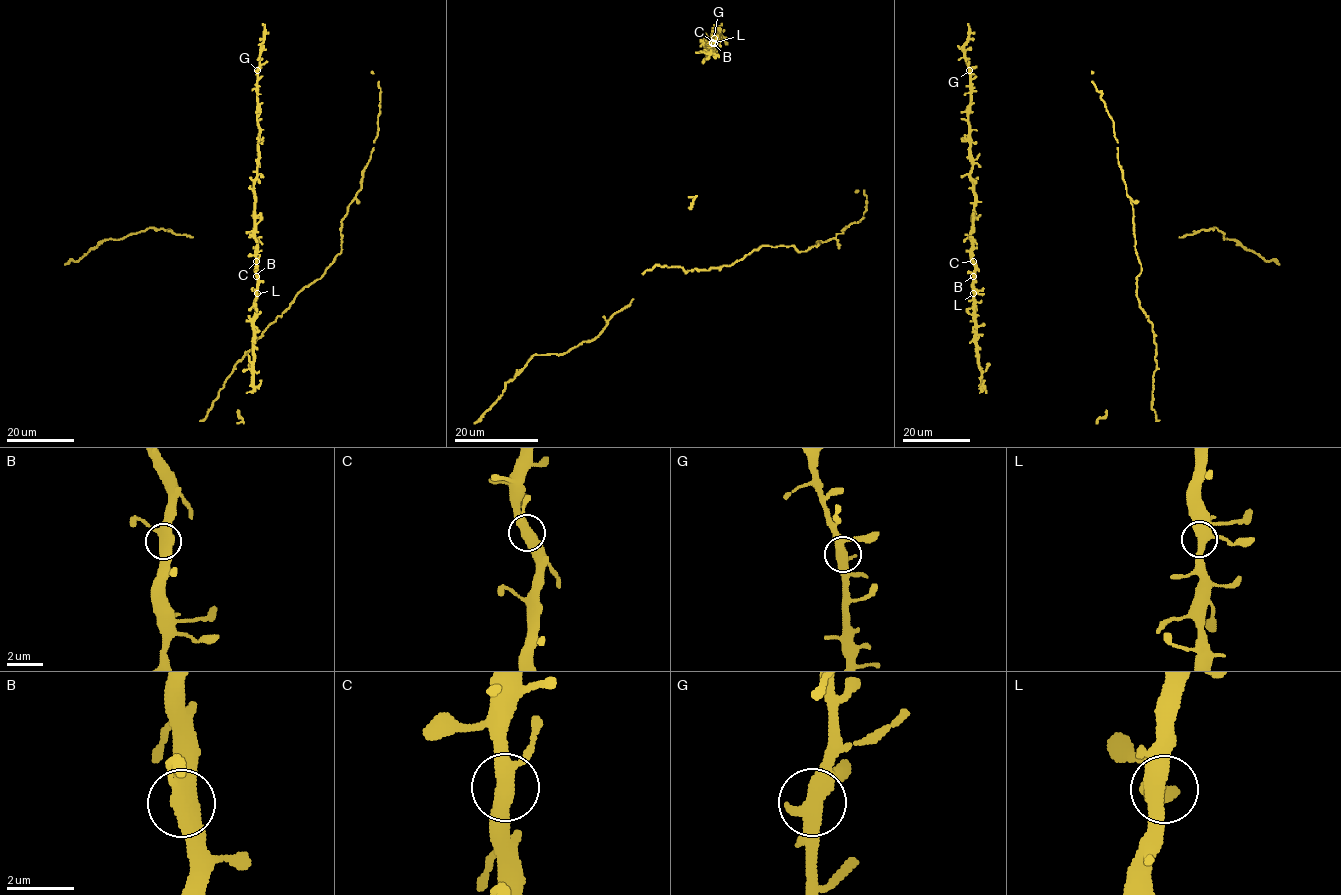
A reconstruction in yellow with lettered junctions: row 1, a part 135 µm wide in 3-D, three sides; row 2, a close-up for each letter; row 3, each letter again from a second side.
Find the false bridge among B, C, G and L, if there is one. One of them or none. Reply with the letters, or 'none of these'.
none of these

